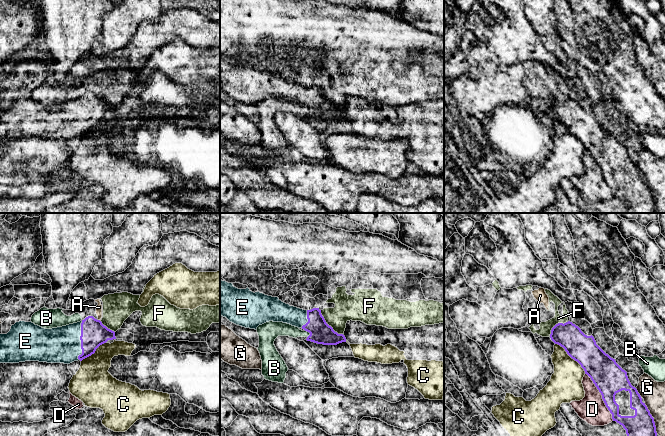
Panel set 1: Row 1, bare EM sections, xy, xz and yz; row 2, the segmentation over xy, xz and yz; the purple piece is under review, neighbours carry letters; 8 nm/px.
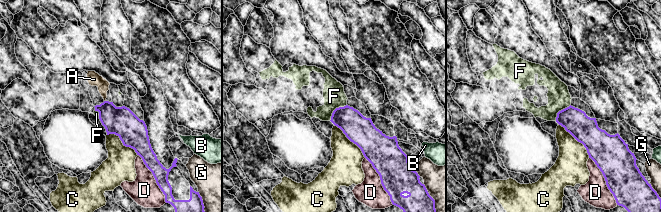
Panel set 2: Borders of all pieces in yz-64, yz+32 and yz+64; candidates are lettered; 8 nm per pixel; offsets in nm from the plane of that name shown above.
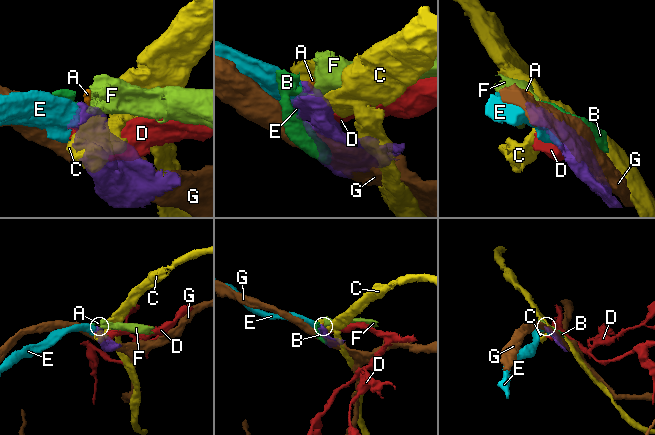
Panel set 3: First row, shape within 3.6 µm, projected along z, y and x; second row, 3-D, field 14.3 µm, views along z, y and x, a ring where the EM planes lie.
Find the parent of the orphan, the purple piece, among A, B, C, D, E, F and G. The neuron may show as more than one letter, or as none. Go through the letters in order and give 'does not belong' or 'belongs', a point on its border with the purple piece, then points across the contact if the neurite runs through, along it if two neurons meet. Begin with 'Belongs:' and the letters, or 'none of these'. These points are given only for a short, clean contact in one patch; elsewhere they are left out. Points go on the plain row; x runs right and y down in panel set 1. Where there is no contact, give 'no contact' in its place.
Belongs: E
A: does not belong | xy (99, 96) | along xy (98, 95), (100, 97)
B: does not belong | xz (309, 108) | along xz (305, 106), (309, 109), (307, 113)
C: does not belong | yz (571, 133)
D: does not belong | yz (602, 173)
E: belongs | xy (80, 115)
F: does not belong | xz (327, 100) | along xz (320, 86), (324, 96), (335, 107), (342, 110)
G: does not belong | yz (653, 194)

